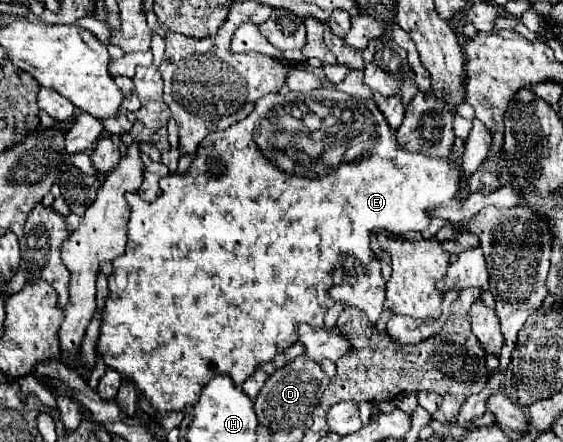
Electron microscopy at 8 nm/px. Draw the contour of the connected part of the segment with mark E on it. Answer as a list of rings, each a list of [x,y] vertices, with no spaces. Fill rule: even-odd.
[[[319,87],[319,89],[311,91],[311,93],[299,93],[299,91],[297,91],[297,93],[289,95],[289,97],[287,97],[287,95],[279,95],[279,93],[269,93],[269,95],[261,97],[259,103],[255,103],[251,115],[247,115],[243,121],[231,125],[231,127],[225,129],[225,131],[215,131],[215,133],[207,135],[205,141],[199,145],[197,157],[191,161],[191,167],[189,167],[185,173],[181,173],[181,175],[173,173],[171,177],[167,175],[167,177],[161,179],[161,195],[159,195],[153,203],[143,201],[137,193],[127,195],[127,203],[129,203],[129,207],[131,207],[131,219],[129,219],[129,225],[127,225],[127,229],[129,229],[129,241],[127,241],[125,253],[113,261],[113,275],[109,277],[109,291],[111,291],[111,293],[109,293],[109,297],[107,297],[107,301],[105,301],[105,309],[103,309],[103,315],[101,315],[101,321],[103,321],[103,323],[101,323],[101,331],[99,331],[97,349],[99,349],[99,353],[103,355],[105,363],[107,363],[111,369],[119,371],[123,377],[127,377],[131,383],[135,383],[137,389],[139,389],[139,391],[151,401],[151,405],[153,405],[155,409],[159,409],[159,411],[181,411],[185,405],[195,403],[195,399],[199,399],[199,391],[201,391],[215,375],[221,375],[221,373],[231,375],[233,383],[235,383],[235,385],[241,385],[247,377],[253,375],[253,371],[255,371],[261,363],[271,361],[271,359],[275,357],[277,351],[285,351],[287,347],[291,347],[291,345],[297,341],[297,327],[299,327],[301,323],[309,323],[311,327],[323,327],[323,317],[325,317],[327,309],[331,307],[331,305],[327,305],[327,295],[325,295],[325,293],[327,293],[327,287],[333,285],[333,271],[335,271],[337,267],[341,267],[341,263],[343,263],[343,259],[345,259],[347,255],[355,255],[359,261],[371,261],[371,259],[375,259],[375,255],[369,253],[369,233],[371,233],[373,229],[391,229],[391,231],[403,231],[403,233],[427,229],[429,223],[431,223],[431,209],[435,209],[435,207],[439,207],[439,205],[443,205],[443,203],[451,203],[451,201],[455,201],[455,199],[459,197],[459,193],[461,193],[461,189],[459,189],[461,177],[463,177],[463,163],[461,163],[461,159],[455,159],[455,161],[453,161],[451,157],[427,157],[427,155],[419,155],[419,153],[409,153],[409,151],[405,151],[405,147],[399,147],[395,129],[391,129],[391,125],[387,123],[385,115],[379,111],[379,107],[375,105],[373,99],[353,97],[353,95],[347,95],[347,93],[343,93],[343,91],[329,89],[329,87]],[[287,99],[289,99],[289,105],[291,105],[291,101],[295,101],[297,113],[295,113],[293,117],[291,117],[291,113],[289,113],[289,115],[287,115],[287,113],[281,113],[281,105],[285,107]],[[307,113],[319,115],[319,117],[323,119],[323,127],[321,127],[321,129],[309,129],[309,127],[303,123],[303,117],[305,117]],[[281,115],[285,117],[285,119],[283,119],[285,137],[289,137],[289,147],[287,147],[283,153],[281,153]],[[333,145],[339,145],[339,149],[345,147],[343,157],[331,157],[331,155],[329,155],[329,149],[331,149]]]

